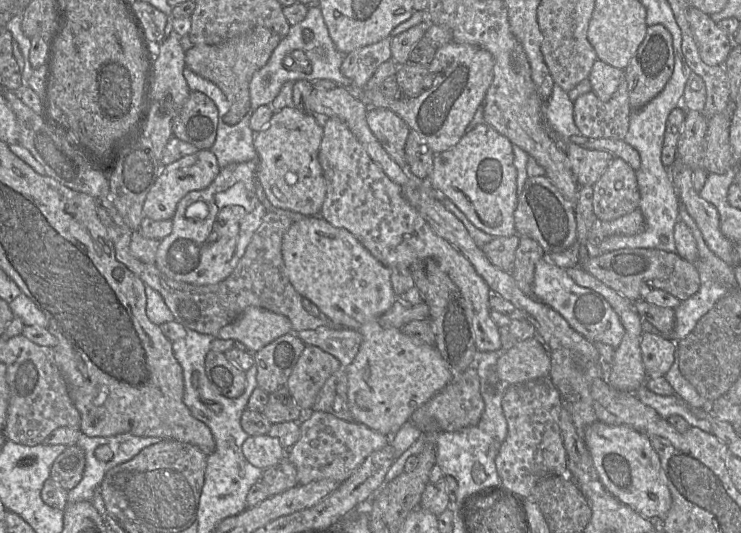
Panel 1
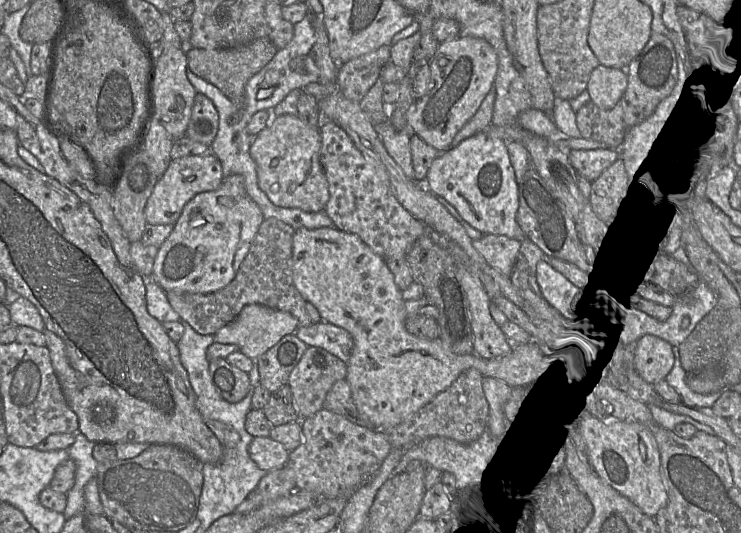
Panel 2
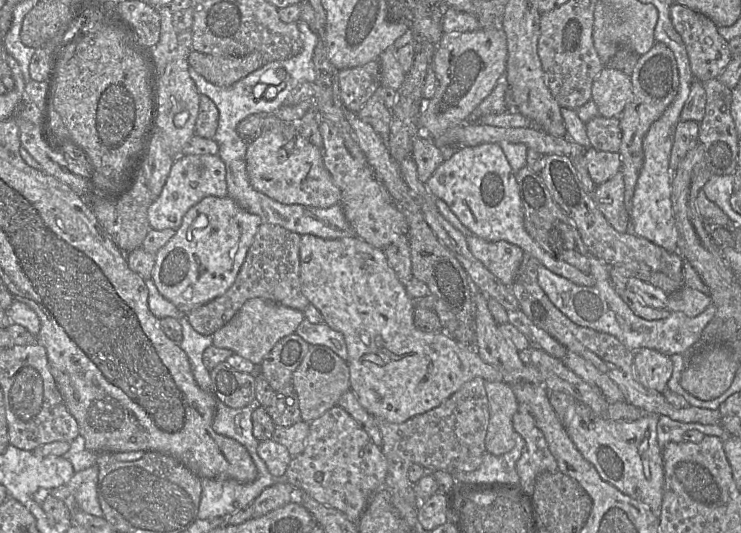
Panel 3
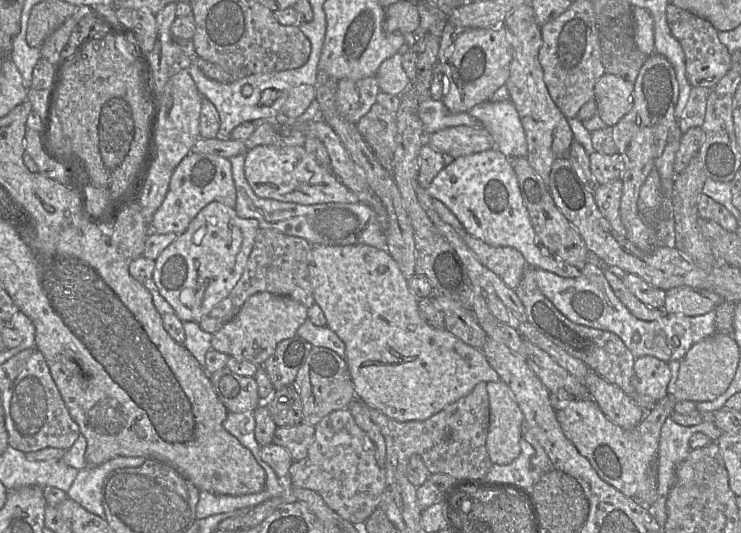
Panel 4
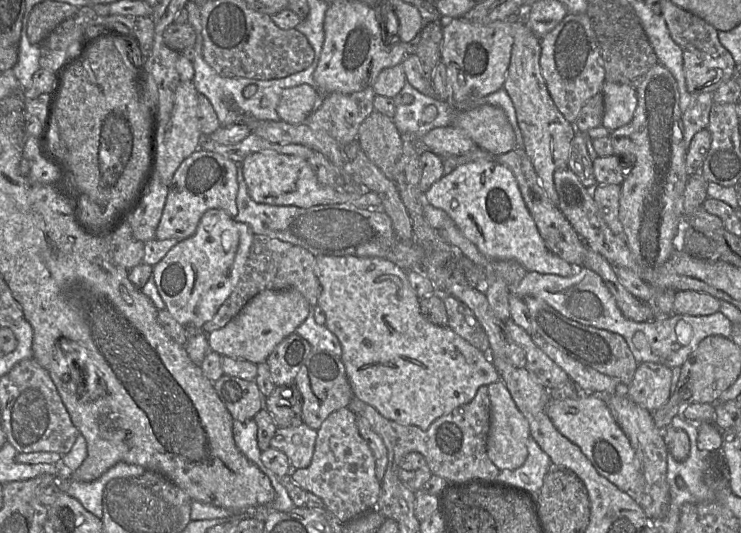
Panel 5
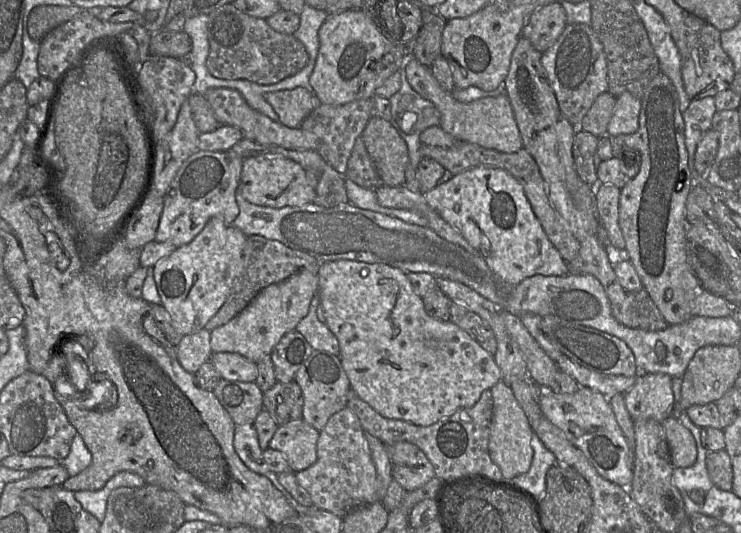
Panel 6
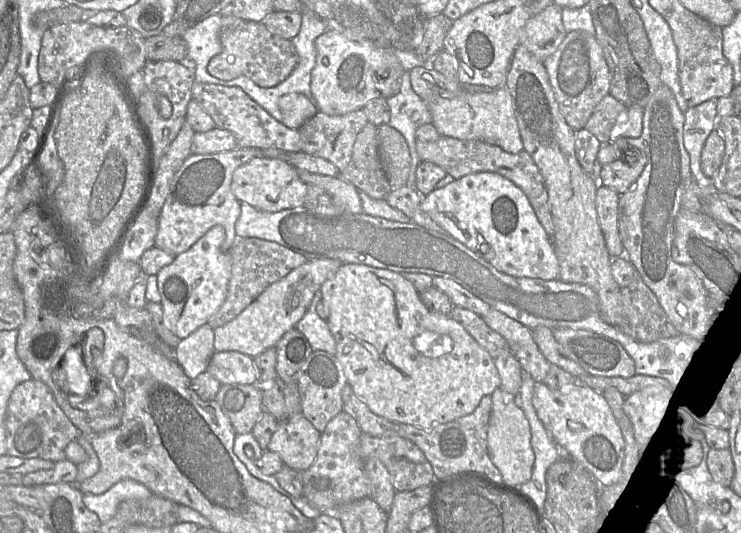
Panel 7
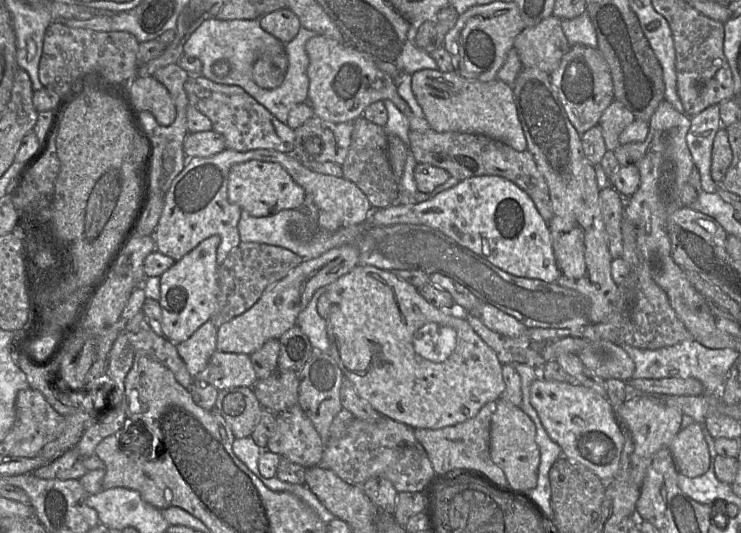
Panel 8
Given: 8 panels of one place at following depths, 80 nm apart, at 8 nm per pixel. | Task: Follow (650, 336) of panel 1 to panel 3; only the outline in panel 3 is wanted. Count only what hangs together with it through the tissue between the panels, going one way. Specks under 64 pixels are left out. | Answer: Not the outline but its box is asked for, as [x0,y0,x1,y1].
[633,348,672,393]

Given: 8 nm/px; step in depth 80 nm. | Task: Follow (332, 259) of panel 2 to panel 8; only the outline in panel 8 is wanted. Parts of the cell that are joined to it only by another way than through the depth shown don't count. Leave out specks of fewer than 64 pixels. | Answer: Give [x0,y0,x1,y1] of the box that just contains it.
[326,265,505,429]

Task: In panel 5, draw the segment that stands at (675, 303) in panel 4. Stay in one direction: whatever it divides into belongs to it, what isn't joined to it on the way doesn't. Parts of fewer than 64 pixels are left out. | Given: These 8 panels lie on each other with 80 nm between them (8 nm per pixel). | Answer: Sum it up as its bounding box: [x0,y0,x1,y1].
[673,290,720,316]

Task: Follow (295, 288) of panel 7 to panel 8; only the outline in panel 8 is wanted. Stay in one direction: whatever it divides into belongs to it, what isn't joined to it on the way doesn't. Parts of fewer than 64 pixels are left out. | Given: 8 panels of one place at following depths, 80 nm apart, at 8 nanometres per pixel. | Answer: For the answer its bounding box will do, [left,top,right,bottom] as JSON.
[217,245,359,355]

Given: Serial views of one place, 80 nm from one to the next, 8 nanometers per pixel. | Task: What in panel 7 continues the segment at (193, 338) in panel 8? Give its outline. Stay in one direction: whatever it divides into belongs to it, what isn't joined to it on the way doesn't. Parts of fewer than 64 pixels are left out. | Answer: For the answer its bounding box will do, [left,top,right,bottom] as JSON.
[175,326,214,380]

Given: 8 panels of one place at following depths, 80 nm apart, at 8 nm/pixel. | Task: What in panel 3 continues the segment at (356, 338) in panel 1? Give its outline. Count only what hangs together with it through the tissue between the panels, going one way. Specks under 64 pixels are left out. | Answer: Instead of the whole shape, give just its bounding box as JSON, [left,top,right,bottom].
[295,318,347,362]

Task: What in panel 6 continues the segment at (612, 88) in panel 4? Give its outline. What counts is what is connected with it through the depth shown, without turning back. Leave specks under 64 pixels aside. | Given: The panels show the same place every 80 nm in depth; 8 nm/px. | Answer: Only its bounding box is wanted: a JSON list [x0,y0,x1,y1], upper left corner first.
[608,92,641,137]

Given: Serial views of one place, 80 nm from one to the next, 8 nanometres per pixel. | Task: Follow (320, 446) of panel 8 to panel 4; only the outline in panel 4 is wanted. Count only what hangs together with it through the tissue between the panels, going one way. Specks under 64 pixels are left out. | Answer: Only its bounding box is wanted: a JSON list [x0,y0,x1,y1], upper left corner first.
[272,422,315,461]

